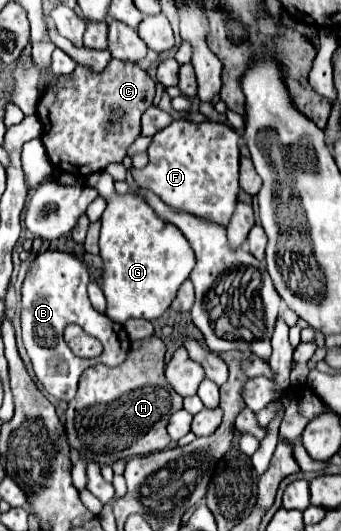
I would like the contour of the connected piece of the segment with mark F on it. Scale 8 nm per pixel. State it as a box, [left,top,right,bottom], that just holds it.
[132,119,240,225]

